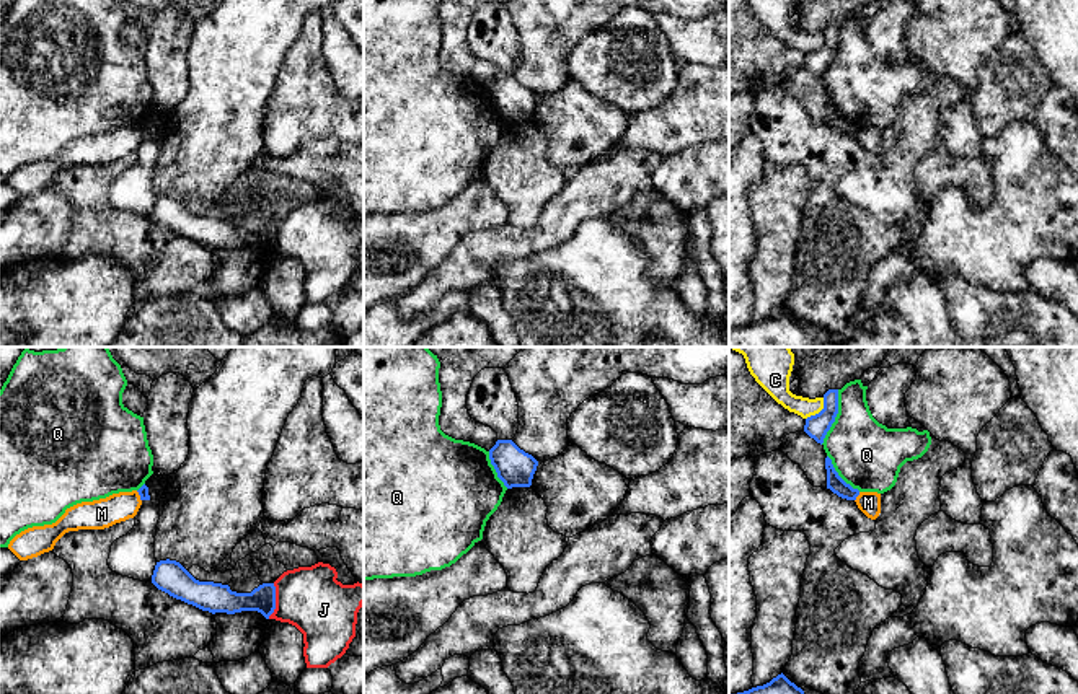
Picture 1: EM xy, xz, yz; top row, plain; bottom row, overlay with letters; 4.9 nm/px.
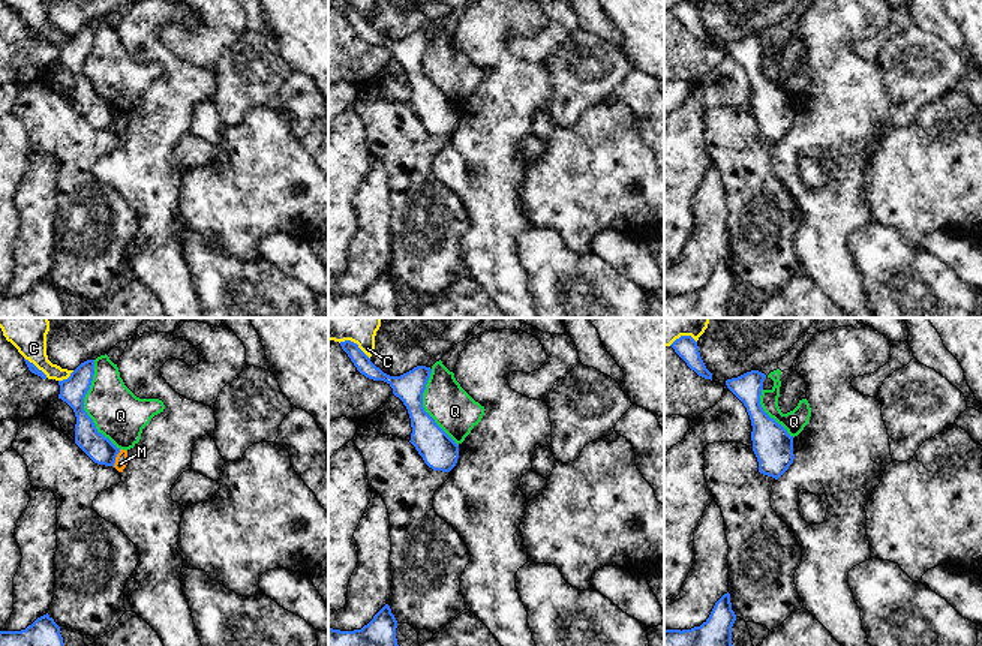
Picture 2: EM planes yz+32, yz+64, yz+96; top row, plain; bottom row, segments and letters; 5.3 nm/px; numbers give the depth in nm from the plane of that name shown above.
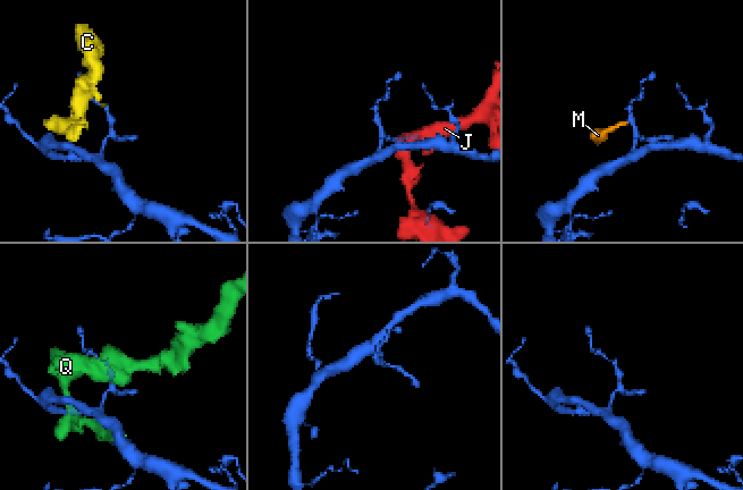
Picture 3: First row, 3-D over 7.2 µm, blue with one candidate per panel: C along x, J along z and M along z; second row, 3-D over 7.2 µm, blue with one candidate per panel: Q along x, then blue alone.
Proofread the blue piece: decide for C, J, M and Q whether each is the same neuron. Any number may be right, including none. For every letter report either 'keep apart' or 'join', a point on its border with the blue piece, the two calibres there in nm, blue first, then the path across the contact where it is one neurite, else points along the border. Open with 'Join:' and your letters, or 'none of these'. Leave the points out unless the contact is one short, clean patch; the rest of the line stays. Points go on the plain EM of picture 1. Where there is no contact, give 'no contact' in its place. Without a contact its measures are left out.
Join: none of these
C: keep apart; meets blue in yz at (821, 46); 120 nm thick on the blue side, 110 nm on the other
J: keep apart; meets blue in xy at (274, 237); 130 nm thick on the blue side, 320 nm on the other
M: keep apart; meets blue in yz at (857, 131); 80 nm thick on the blue side, 110 nm on the other; border along yz (860, 127), (855, 136)
Q: keep apart; meets blue in yz at (835, 51); 120 nm thick on the blue side, 340 nm on the other

